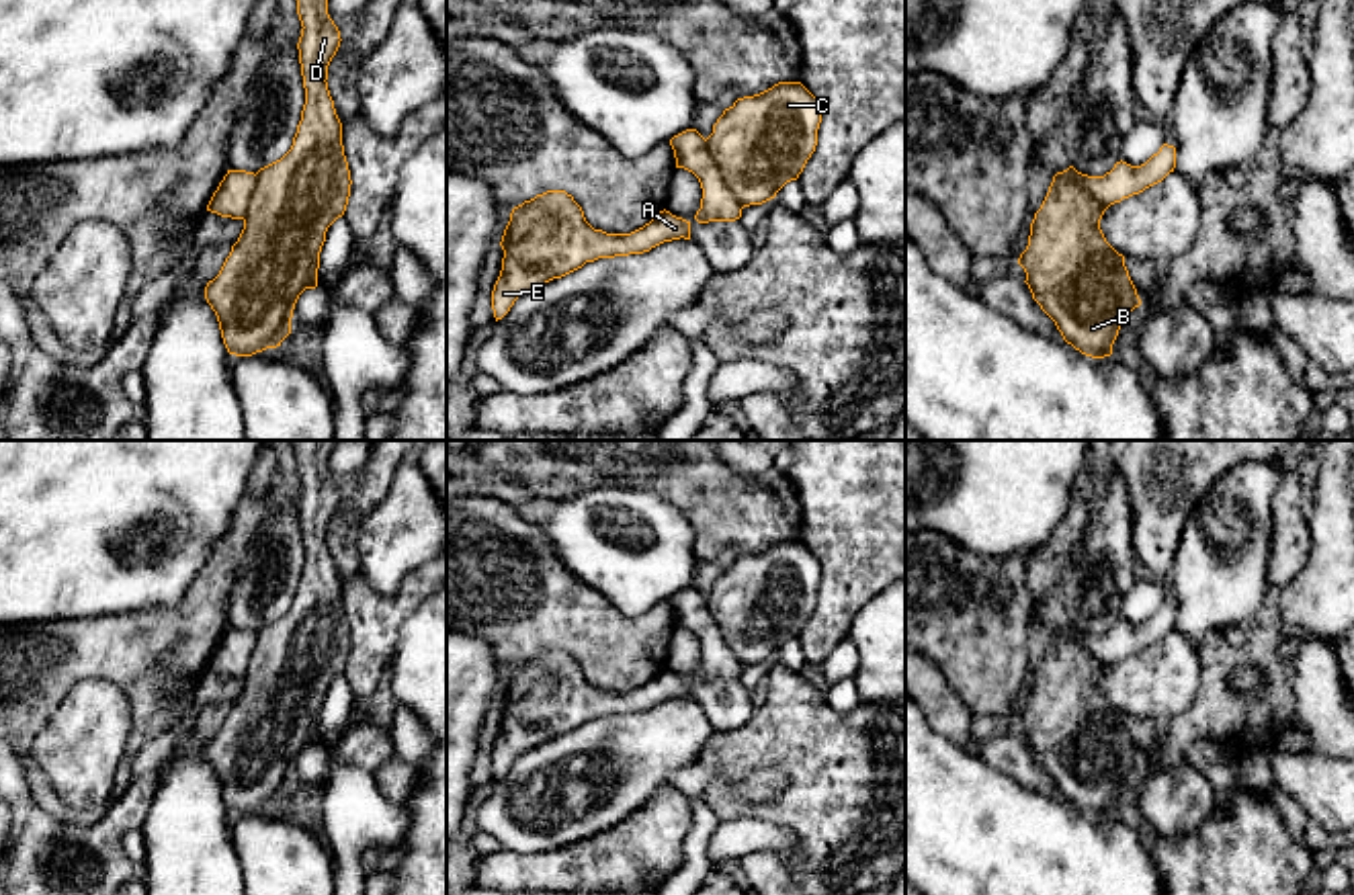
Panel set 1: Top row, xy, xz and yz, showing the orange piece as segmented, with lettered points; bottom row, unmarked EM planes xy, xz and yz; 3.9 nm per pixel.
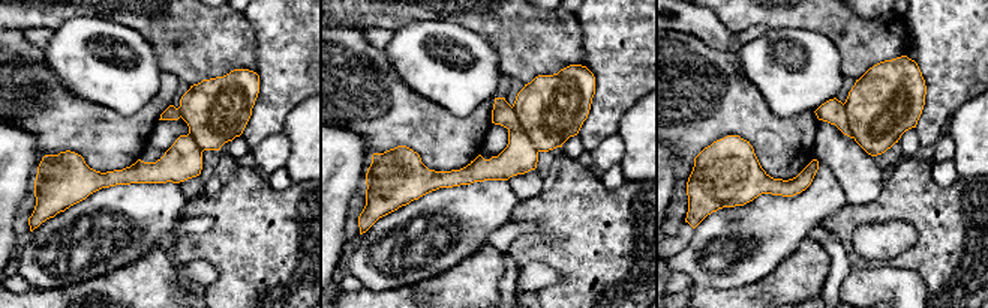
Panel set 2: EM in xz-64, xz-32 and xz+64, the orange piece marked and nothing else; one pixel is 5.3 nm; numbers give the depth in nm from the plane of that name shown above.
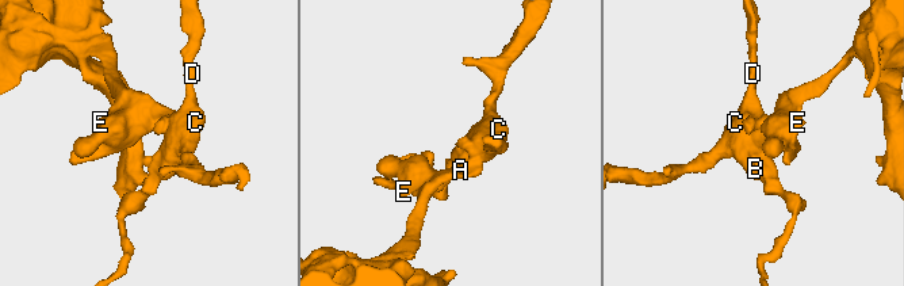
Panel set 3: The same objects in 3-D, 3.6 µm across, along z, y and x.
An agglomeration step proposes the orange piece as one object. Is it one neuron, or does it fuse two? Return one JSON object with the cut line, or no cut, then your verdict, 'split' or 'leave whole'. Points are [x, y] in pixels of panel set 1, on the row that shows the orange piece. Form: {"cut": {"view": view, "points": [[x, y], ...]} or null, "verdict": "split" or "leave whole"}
{"cut": {"view": "xz", "points": [[705, 140], [720, 177], [742, 207]]}, "verdict": "split"}

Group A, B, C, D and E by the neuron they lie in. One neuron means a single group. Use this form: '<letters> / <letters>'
A E / B C D

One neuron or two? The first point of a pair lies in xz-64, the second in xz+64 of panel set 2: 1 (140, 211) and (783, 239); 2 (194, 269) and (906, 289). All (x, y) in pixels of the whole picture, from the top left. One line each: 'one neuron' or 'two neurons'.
1: one neuron
2: one neuron

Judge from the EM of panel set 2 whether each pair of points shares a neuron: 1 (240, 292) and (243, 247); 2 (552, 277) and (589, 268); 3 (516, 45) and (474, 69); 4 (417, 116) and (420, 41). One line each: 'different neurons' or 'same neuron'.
1: same neuron
2: different neurons
3: different neurons
4: different neurons

